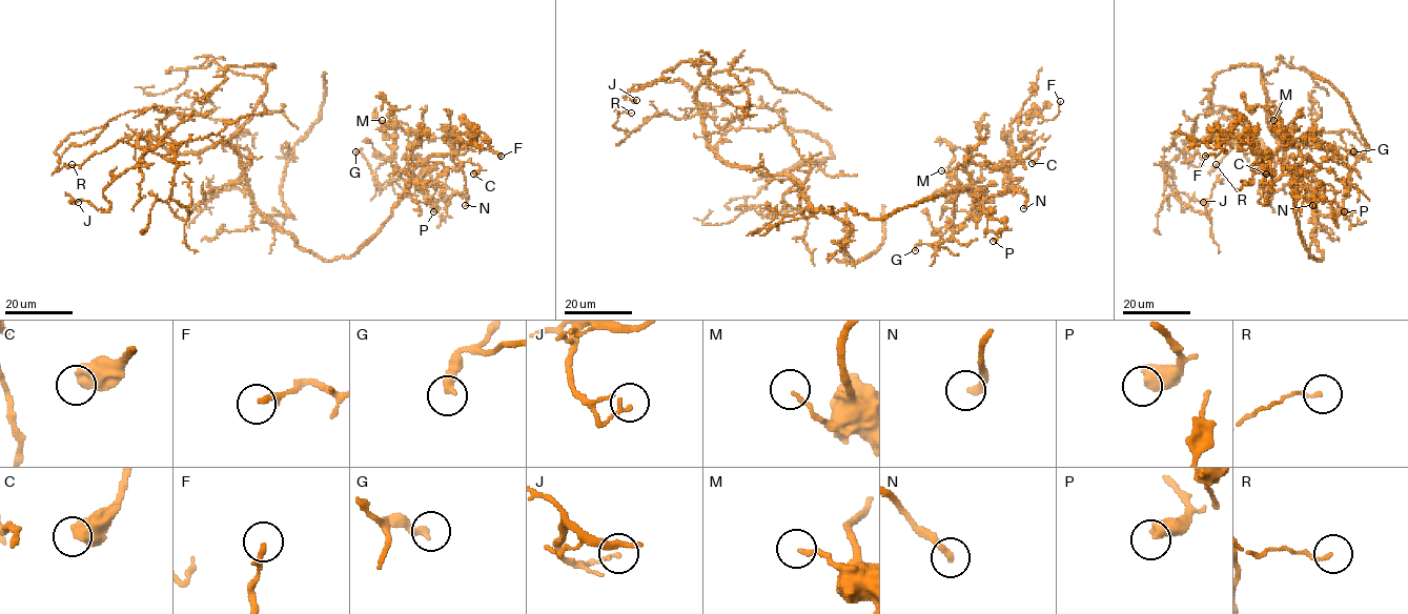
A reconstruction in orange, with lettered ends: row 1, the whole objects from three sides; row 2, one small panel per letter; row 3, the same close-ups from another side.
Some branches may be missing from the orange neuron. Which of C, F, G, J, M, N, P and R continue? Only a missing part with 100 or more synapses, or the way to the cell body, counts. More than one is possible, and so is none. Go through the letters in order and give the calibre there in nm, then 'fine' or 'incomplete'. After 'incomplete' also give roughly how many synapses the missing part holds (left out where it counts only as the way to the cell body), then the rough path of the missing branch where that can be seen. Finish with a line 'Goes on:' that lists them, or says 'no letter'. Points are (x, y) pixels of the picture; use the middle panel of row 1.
C: calibre 650 nm; fine
F: calibre 240 nm; fine
G: calibre 320 nm; fine
J: calibre 150 nm; fine
M: calibre 150 nm; fine
N: calibre 280 nm; fine
P: calibre 550 nm; fine
R: calibre 120 nm; fine
Goes on: no letter

